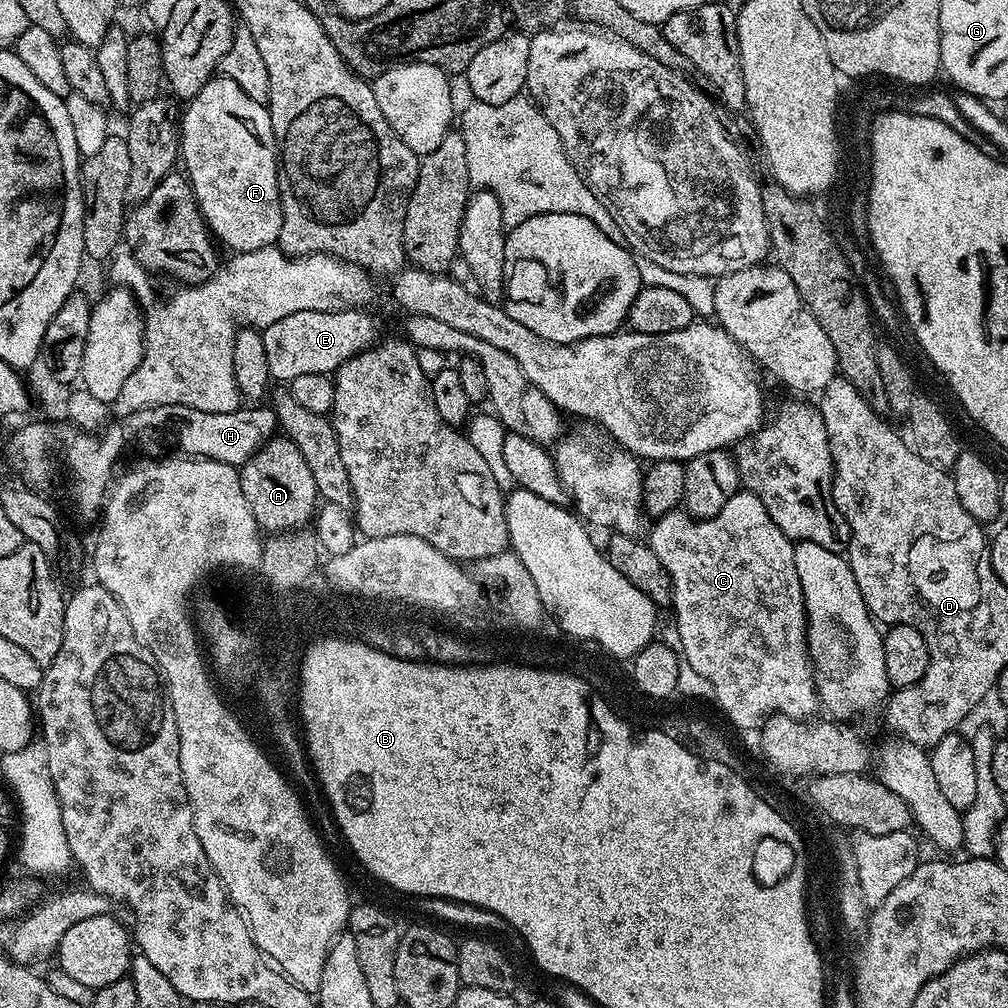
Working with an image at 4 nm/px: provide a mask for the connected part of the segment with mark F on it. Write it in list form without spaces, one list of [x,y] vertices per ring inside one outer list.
[[[217,74],[206,82],[206,86],[202,86],[202,90],[198,90],[198,94],[192,100],[187,101],[185,108],[188,109],[185,110],[184,116],[182,112],[182,119],[178,124],[180,129],[179,159],[182,161],[182,168],[187,175],[188,181],[192,184],[192,193],[198,202],[200,213],[204,215],[204,222],[209,233],[221,245],[224,243],[226,247],[232,248],[231,251],[233,253],[273,247],[279,241],[280,231],[282,230],[282,202],[280,201],[280,174],[278,171],[276,139],[274,138],[274,130],[272,129],[267,107],[258,102],[254,102],[254,98],[248,97],[246,90],[242,90],[242,86],[238,86],[238,82],[234,82],[230,78]]]

